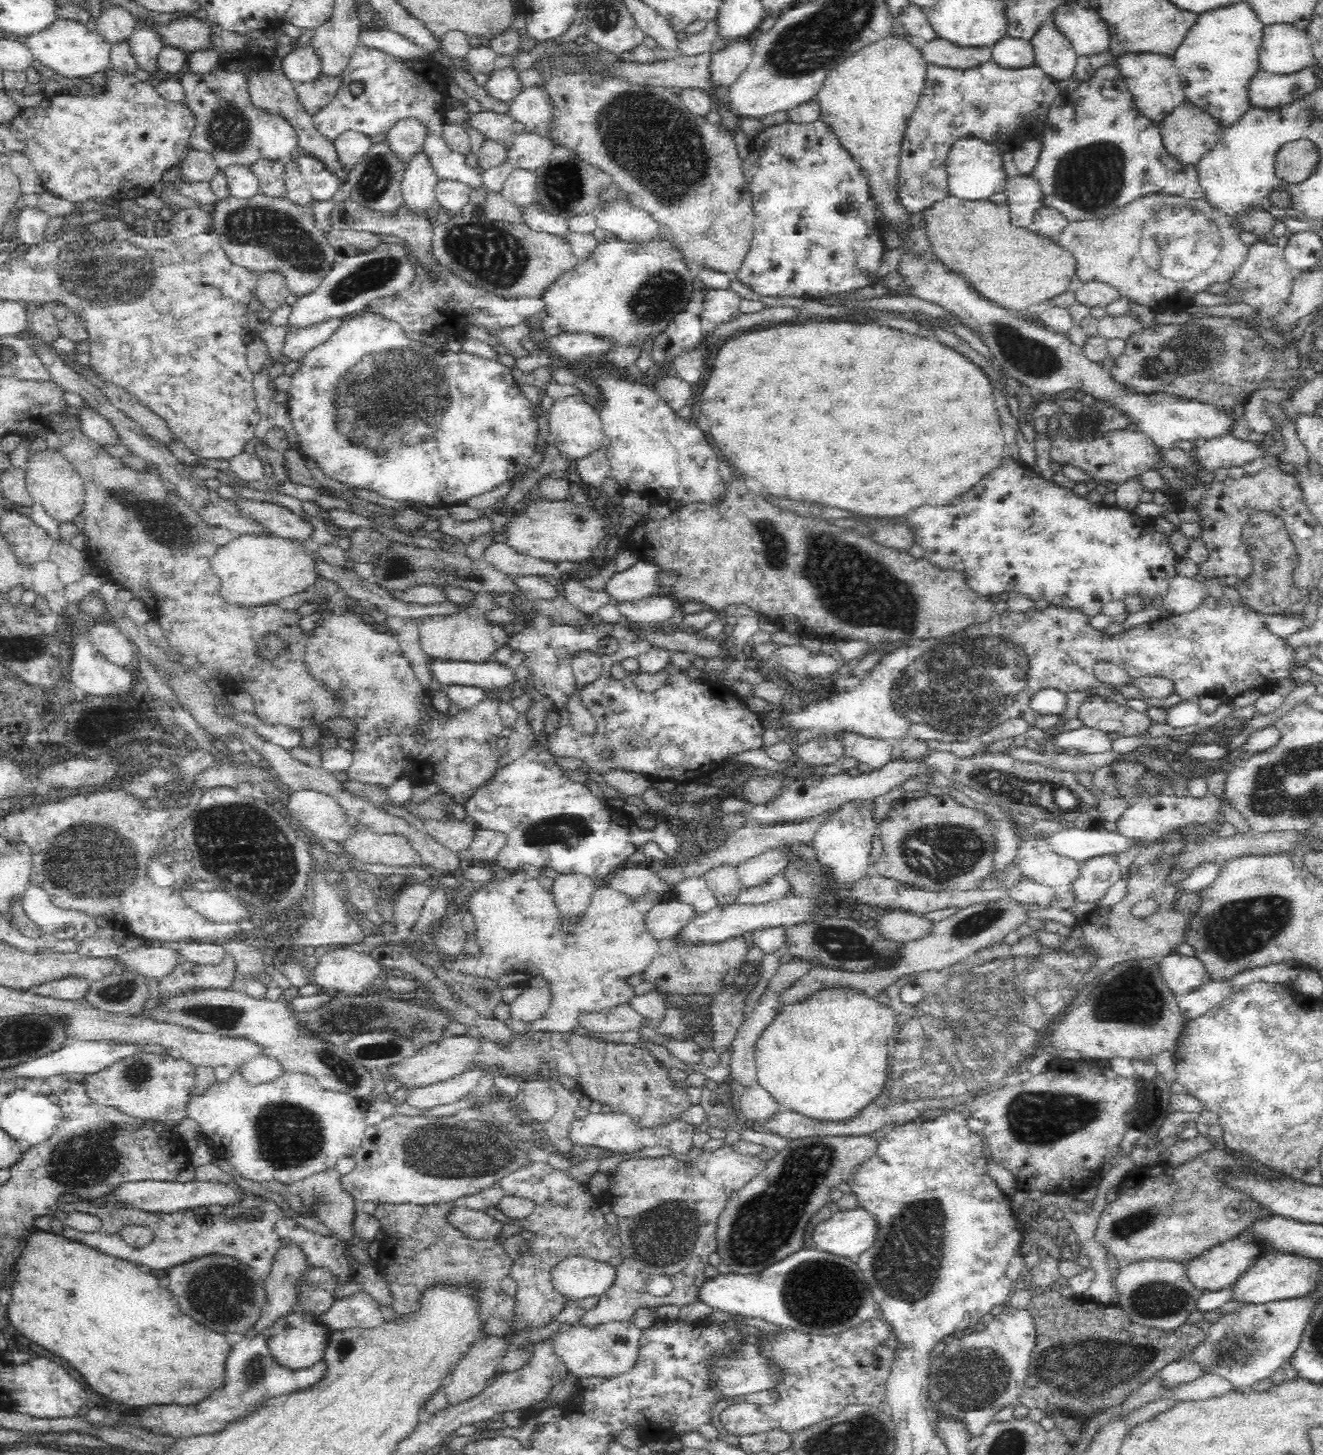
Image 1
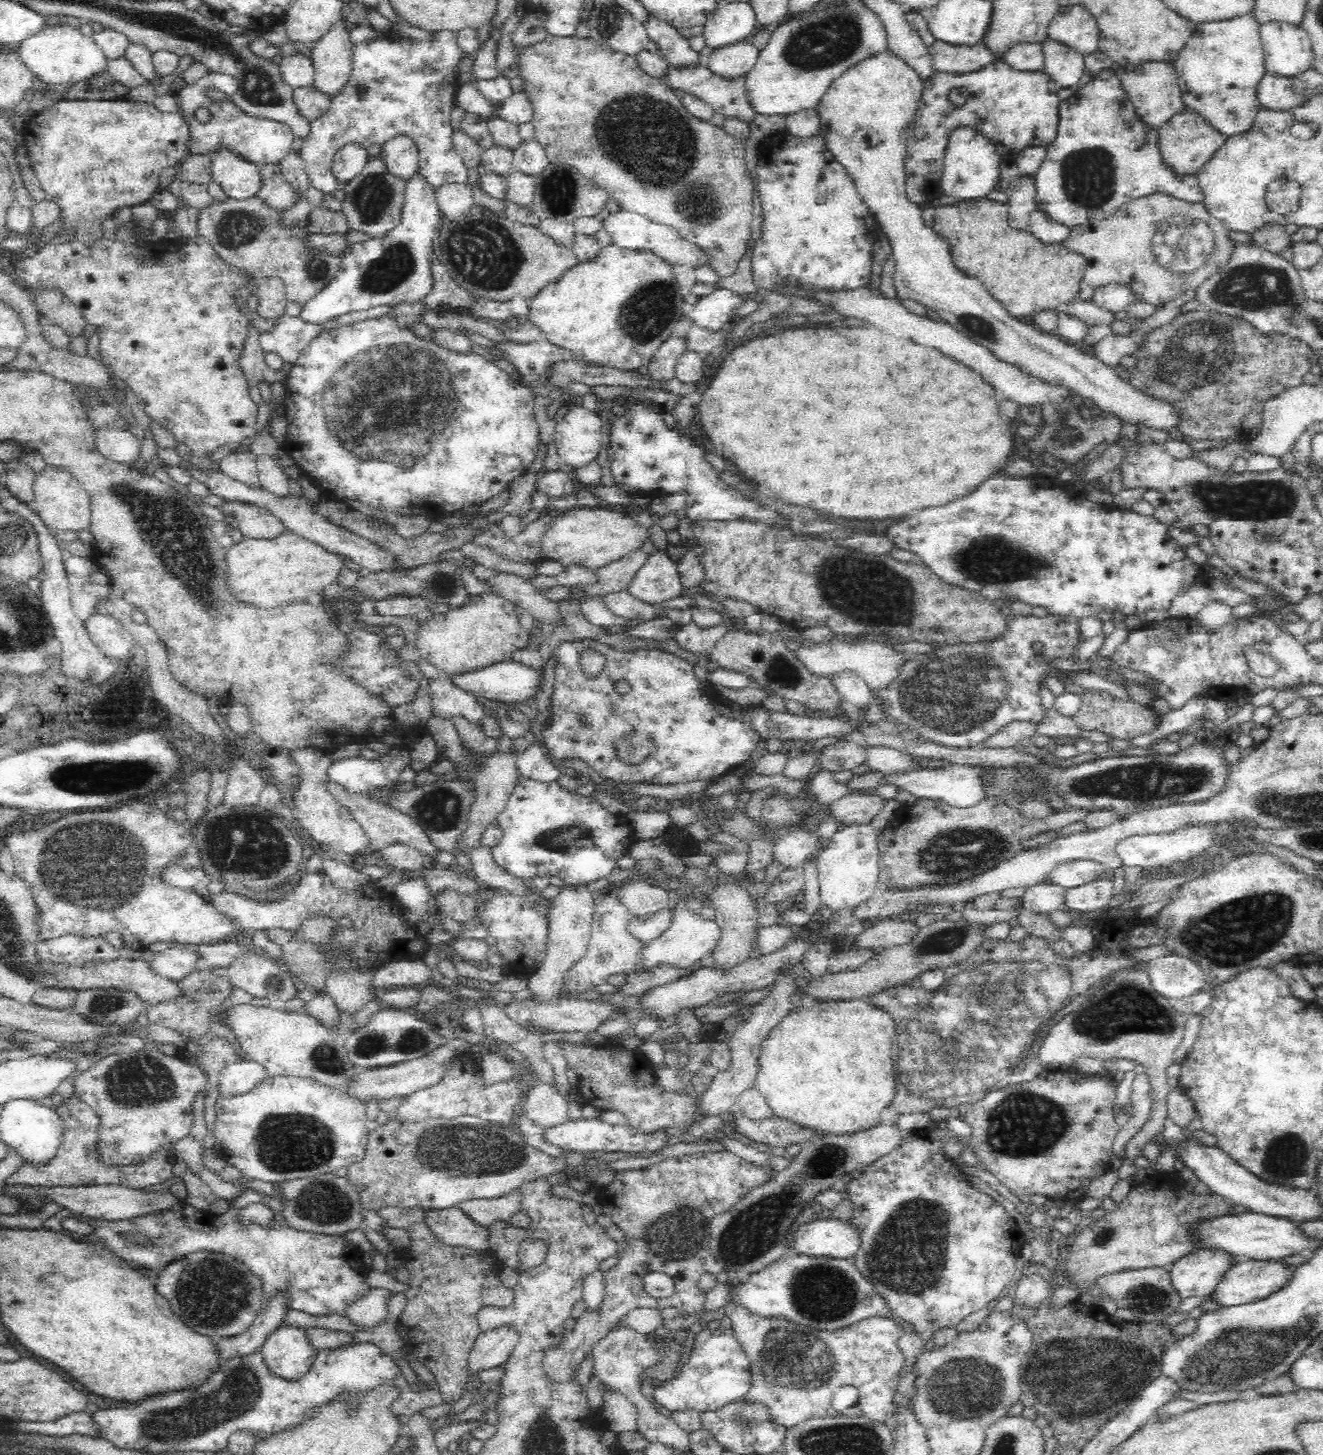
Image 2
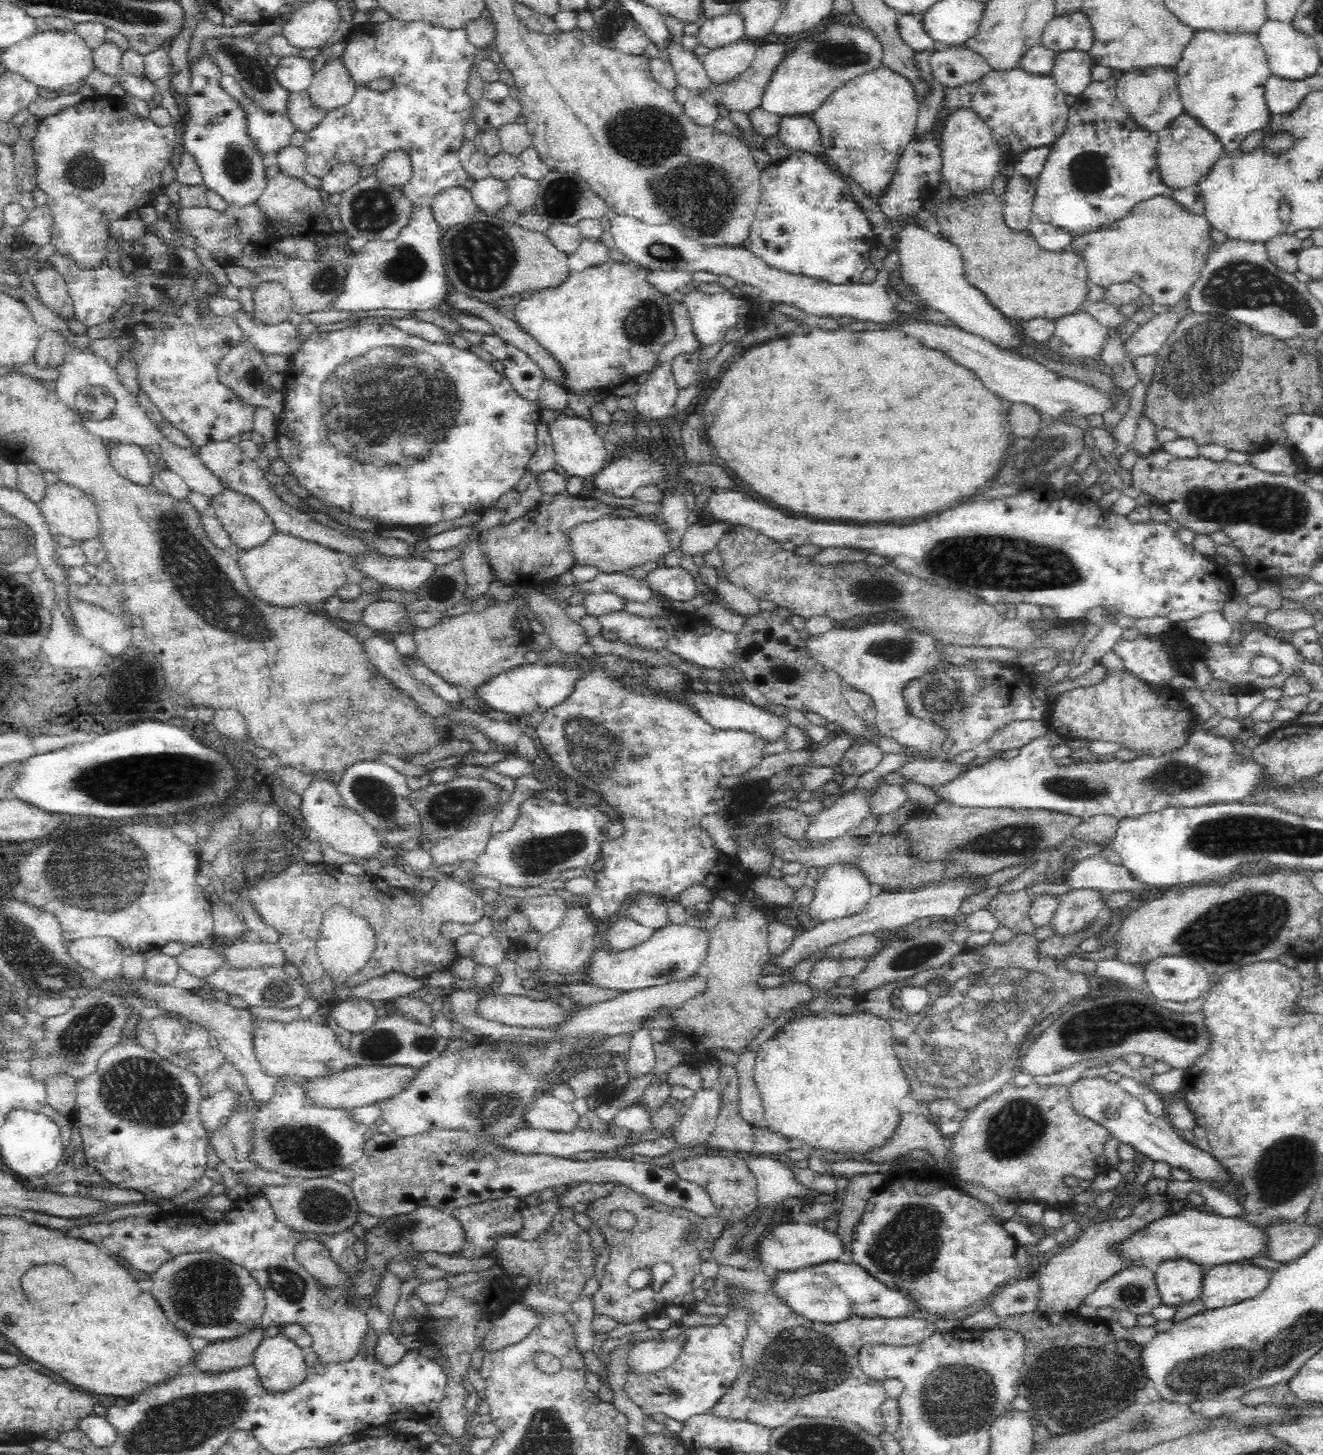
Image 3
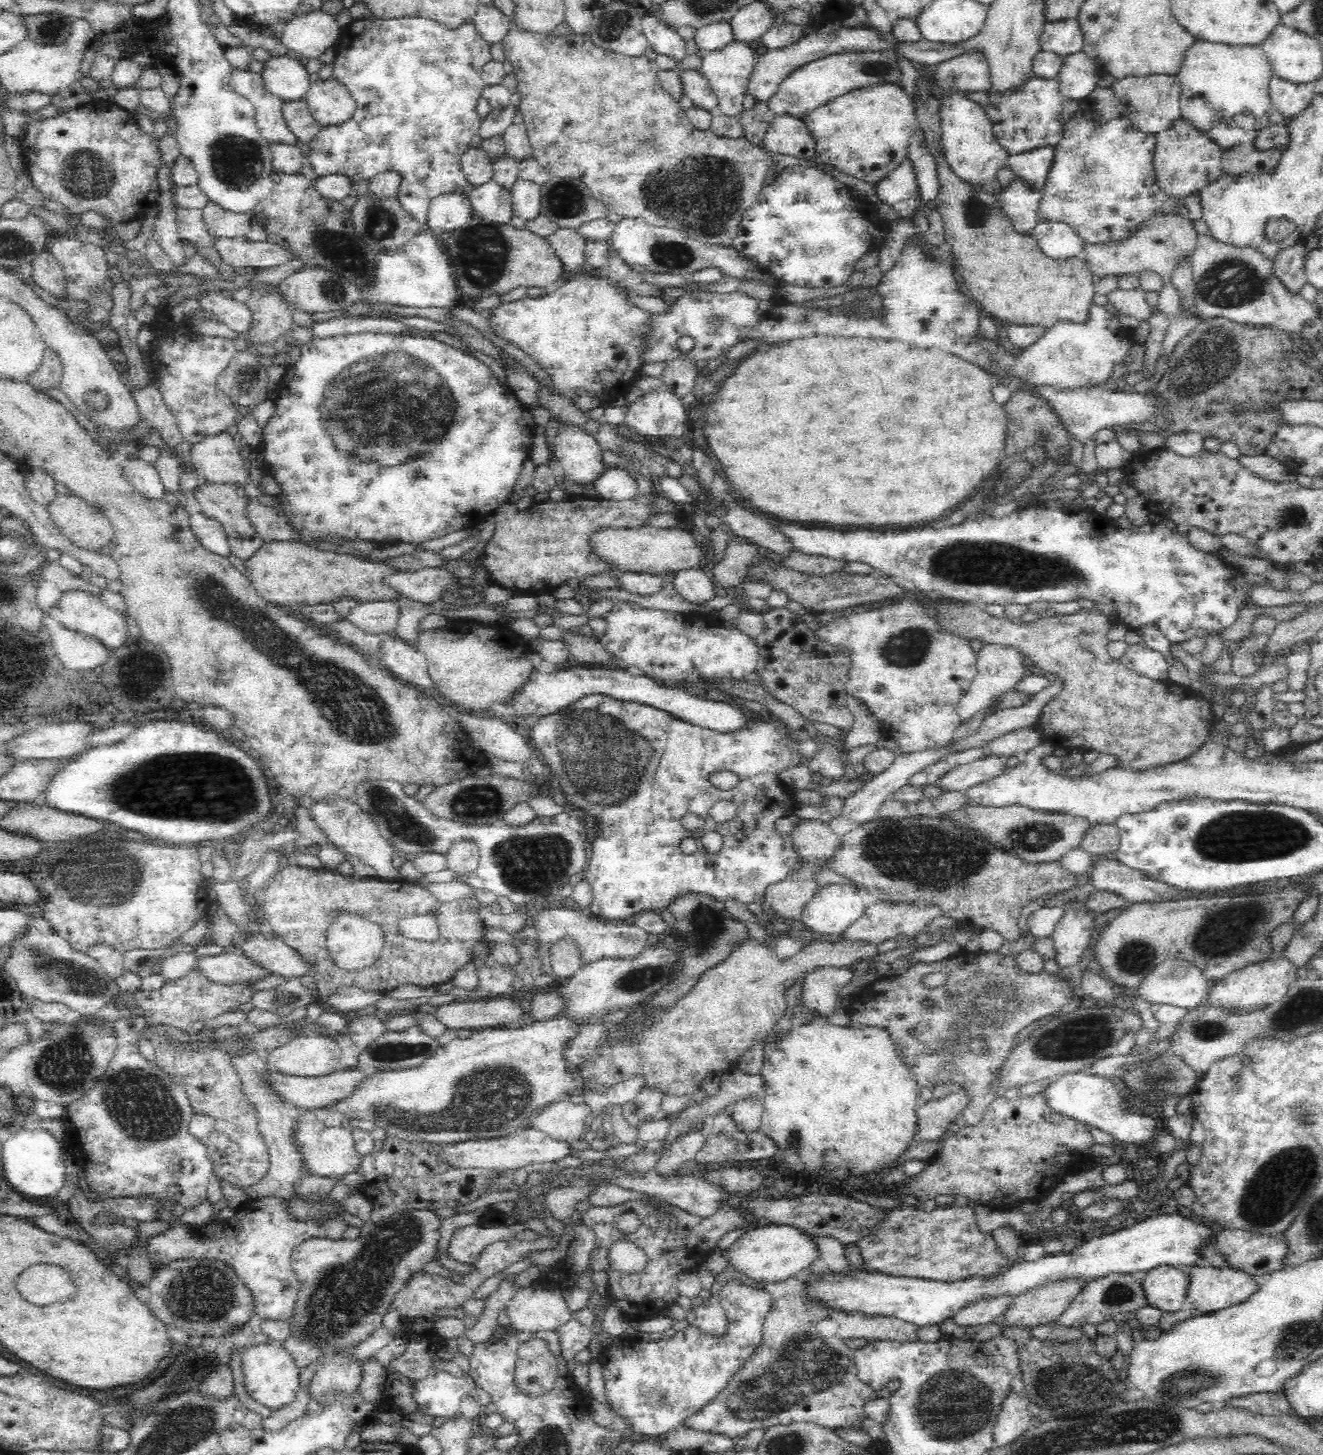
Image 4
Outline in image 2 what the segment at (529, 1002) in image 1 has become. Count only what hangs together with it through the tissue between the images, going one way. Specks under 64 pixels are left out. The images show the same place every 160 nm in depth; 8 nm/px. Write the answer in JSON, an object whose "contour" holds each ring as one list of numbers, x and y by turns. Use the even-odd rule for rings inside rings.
{"contour":[[566,885,560,888,558,896,551,900,549,916,549,936,547,939,547,954,543,966,528,980,530,998,535,1004,550,1002,558,996,563,986,564,974,574,961,584,956,591,938,591,924,595,910,592,892,584,885]]}

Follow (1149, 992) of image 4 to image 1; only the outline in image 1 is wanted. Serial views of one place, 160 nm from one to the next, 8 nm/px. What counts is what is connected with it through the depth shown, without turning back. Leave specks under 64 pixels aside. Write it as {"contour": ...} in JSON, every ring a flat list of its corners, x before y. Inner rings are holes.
{"contour":[[1175,953,1166,955,1161,958,1160,967,1164,983,1178,998,1201,987,1207,981,1204,964,1195,956]]}

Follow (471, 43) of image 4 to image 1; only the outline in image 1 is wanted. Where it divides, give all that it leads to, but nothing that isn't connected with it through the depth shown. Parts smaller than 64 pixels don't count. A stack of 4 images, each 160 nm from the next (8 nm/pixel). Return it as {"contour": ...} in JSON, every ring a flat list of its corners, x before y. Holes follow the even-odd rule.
{"contour":[[359,43,348,61,348,66,342,72,343,84,336,97,313,115,314,126,333,142,337,134,348,129,364,131,364,134,371,137,386,134,403,118,420,117,428,125,423,150,430,157,438,180,458,181,467,185,471,191,484,188,481,169,468,167,464,161,465,156,451,151,442,138,444,112,450,107,447,99,452,98,446,88,445,67,444,62,436,57,417,57,404,61],[352,84,362,84,362,92,354,96,350,90],[302,155,297,162,299,171,305,178,308,190,313,201,324,202,340,196,340,184,336,177,315,158]]}

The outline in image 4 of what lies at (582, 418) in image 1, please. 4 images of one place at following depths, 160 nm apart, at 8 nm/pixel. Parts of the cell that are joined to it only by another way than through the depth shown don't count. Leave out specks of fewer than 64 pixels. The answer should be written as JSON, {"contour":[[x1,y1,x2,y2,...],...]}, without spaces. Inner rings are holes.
{"contour":[[551,415,551,420,556,424,553,454,564,468,564,476,576,485,593,484,608,469,599,442,583,427,564,422,560,415]]}

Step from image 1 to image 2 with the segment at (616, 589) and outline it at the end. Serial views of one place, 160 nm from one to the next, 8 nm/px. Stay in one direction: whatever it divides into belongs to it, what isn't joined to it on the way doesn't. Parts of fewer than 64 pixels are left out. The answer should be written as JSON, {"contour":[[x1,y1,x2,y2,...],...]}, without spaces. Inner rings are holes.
{"contour":[[658,545,658,550,648,555,646,564,636,572,624,590,648,604,680,597,684,588,679,581,677,562,668,552,668,549]]}

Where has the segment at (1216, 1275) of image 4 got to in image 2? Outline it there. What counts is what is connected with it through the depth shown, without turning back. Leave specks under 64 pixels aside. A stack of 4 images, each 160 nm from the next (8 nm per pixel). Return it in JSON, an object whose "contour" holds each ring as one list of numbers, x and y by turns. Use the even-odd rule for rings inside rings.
{"contour":[[1238,1260,1231,1270,1224,1274,1224,1280,1216,1286,1212,1298,1223,1307,1242,1306,1264,1300,1280,1292,1294,1280,1295,1268,1282,1260]]}

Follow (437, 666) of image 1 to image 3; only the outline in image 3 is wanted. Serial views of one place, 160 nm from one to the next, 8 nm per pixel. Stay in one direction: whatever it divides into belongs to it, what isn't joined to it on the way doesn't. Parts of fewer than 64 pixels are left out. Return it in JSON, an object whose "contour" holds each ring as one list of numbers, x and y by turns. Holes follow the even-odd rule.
{"contour":[[524,663,492,675,486,682,478,685,472,695,484,700,496,712,530,716,532,713,545,713,556,703,562,702,572,692,572,685,578,675,579,669,567,670,556,663]]}

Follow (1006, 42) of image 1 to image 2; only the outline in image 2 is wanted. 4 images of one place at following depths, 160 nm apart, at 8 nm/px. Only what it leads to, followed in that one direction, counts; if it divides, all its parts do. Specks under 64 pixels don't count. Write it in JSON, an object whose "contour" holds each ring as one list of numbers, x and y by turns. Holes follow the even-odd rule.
{"contour":[[1021,42,1009,46,1001,58,1012,70,1044,71,1042,45,1039,42]]}

